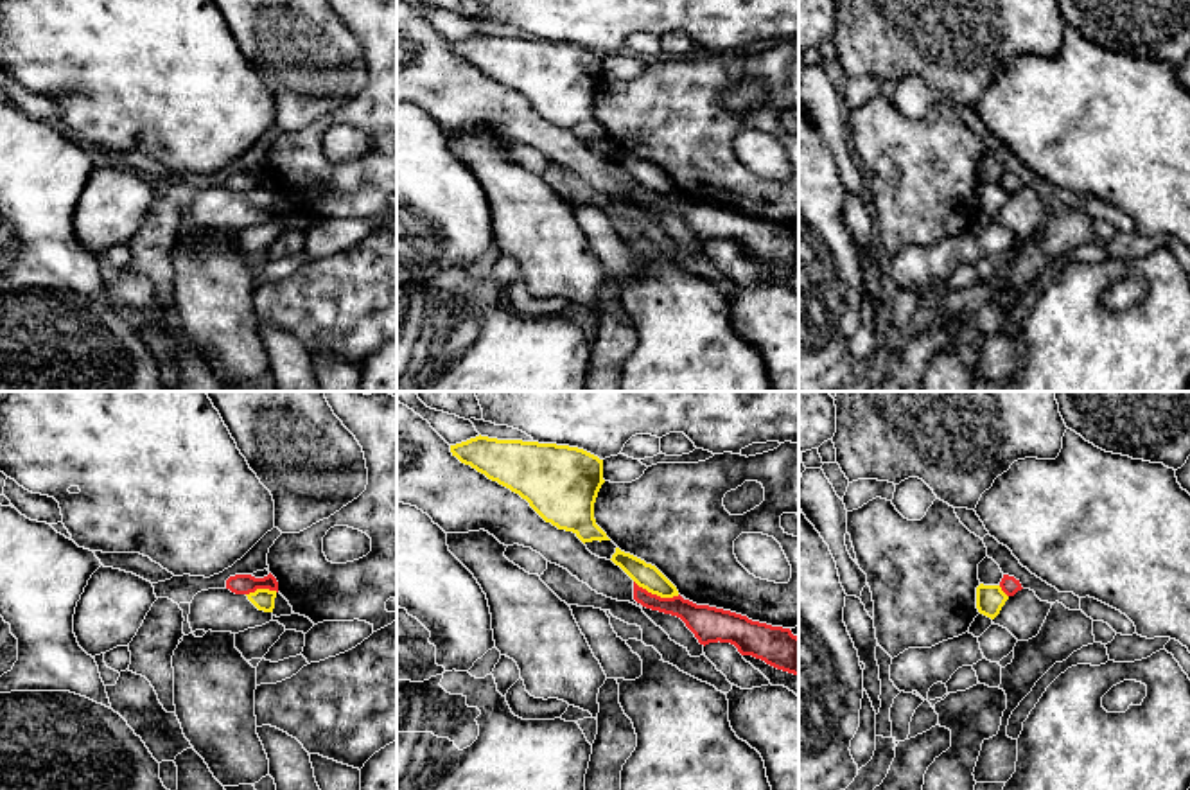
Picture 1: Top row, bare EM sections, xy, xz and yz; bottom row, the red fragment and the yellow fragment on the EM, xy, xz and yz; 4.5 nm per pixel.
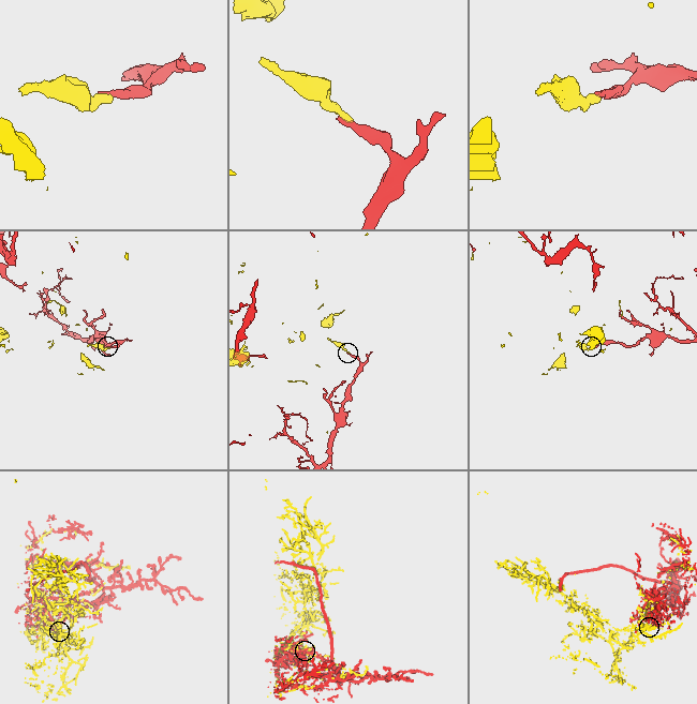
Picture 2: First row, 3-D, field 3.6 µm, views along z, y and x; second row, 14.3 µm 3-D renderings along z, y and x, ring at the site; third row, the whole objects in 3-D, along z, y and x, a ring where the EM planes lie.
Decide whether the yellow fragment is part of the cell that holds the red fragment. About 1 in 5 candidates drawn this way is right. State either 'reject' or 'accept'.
reject

